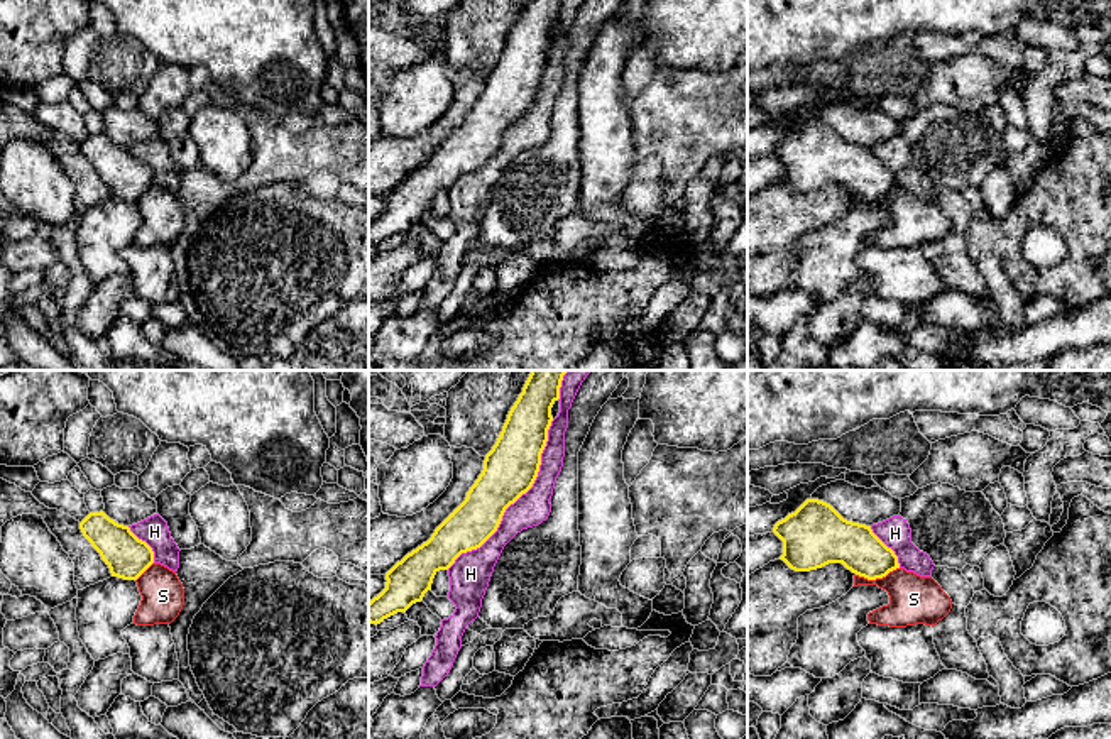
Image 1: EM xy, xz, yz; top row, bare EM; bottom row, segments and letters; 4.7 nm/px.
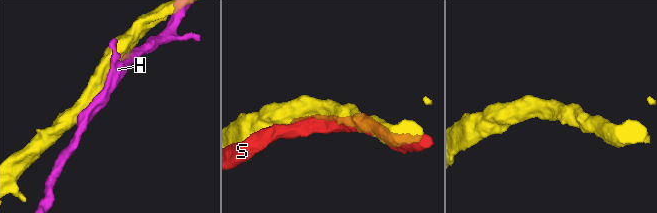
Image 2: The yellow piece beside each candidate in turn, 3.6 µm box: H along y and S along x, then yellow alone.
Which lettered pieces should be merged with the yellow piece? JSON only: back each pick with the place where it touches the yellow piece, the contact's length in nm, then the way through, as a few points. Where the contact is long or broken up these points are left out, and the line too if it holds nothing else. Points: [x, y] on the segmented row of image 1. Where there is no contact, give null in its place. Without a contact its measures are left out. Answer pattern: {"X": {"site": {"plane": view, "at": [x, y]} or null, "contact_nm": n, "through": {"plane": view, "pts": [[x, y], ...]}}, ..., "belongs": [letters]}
{"belongs": []}

